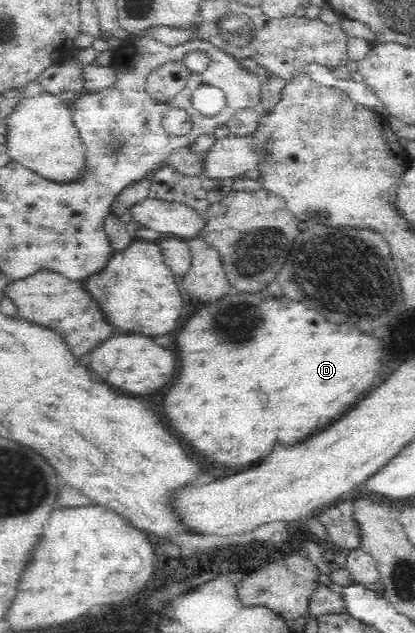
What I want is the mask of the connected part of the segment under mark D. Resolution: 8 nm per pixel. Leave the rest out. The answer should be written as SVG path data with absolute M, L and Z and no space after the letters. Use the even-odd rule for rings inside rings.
M230 292L218 297L218 303L216 305L205 303L203 309L199 309L183 325L183 329L175 337L175 347L177 347L177 363L179 363L179 369L177 369L175 381L171 383L169 391L161 399L161 413L165 415L165 421L167 421L169 429L173 431L173 435L179 437L179 441L193 455L203 457L203 459L207 459L211 463L221 465L221 469L233 469L233 471L241 471L241 467L249 467L249 465L255 465L255 463L263 461L273 451L275 445L291 447L291 445L297 445L297 443L307 441L309 435L319 433L321 427L323 429L329 427L335 421L335 417L339 417L341 413L347 413L349 411L349 405L357 401L357 397L361 395L361 391L365 391L373 383L373 377L379 371L379 357L381 357L381 351L377 347L377 341L371 339L371 337L367 337L367 335L363 335L355 327L329 325L315 311L307 309L303 303L288 301L284 295L276 298L267 292L256 294Z

